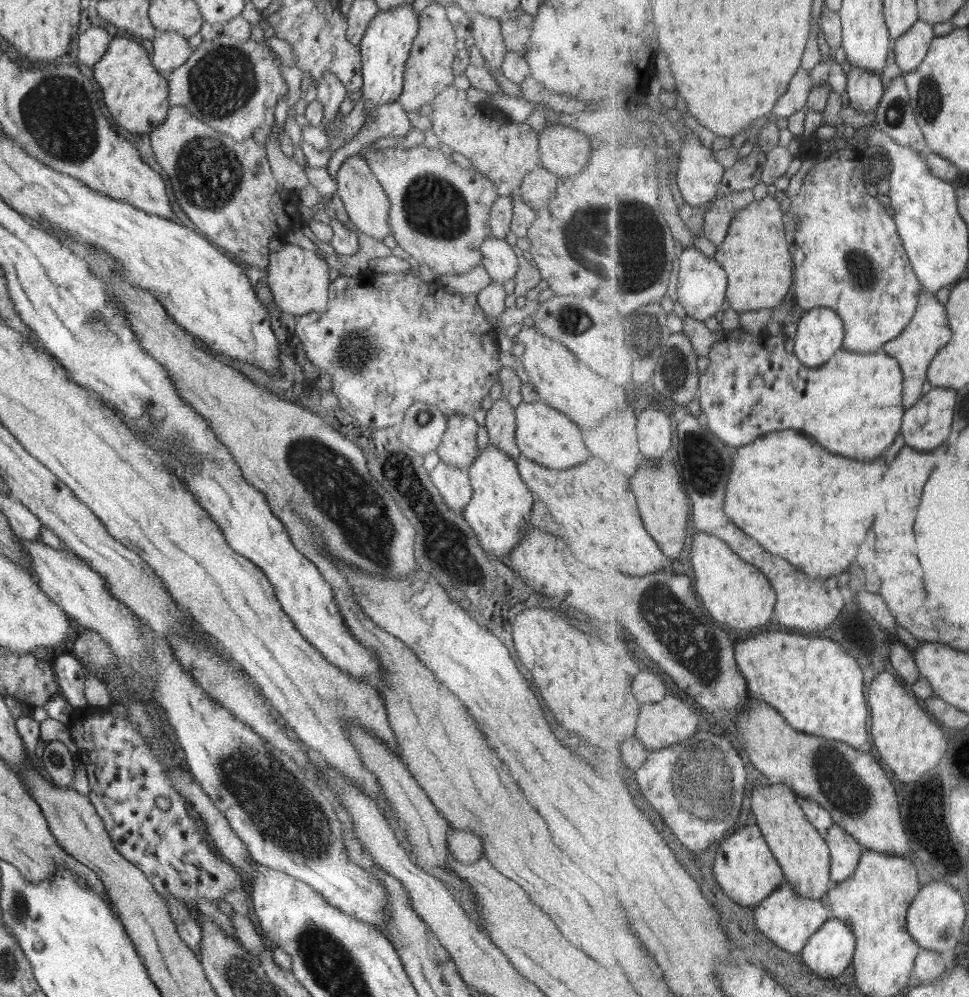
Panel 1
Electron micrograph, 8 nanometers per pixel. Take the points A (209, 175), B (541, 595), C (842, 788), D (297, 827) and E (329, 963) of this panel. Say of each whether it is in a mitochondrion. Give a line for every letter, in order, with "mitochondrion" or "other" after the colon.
A: mitochondrion
B: other
C: mitochondrion
D: mitochondrion
E: mitochondrion

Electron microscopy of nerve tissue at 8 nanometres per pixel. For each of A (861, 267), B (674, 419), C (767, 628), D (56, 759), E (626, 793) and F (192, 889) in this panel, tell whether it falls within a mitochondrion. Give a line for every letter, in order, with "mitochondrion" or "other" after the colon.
A: mitochondrion
B: other
C: other
D: mitochondrion
E: other
F: mitochondrion

